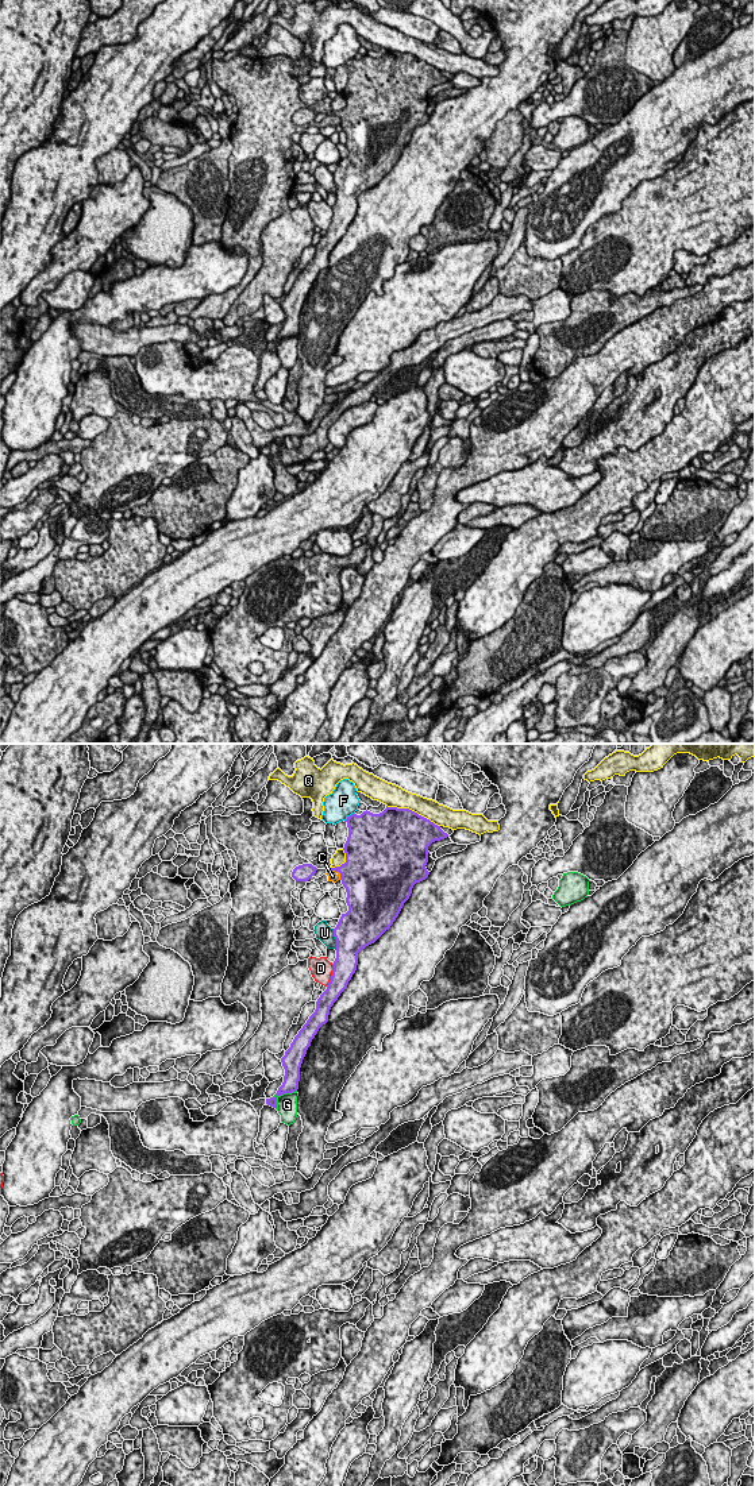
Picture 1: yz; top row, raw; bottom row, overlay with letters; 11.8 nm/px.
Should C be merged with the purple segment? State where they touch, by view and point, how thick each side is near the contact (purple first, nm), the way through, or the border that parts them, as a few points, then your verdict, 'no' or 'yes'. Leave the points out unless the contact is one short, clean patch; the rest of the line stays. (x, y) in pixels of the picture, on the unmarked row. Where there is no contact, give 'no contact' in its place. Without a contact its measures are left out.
meets purple in yz at (336, 115); 400 nm thick on the purple side, 120 nm on the other; border along yz (328, 114), (336, 115), (341, 123); no

